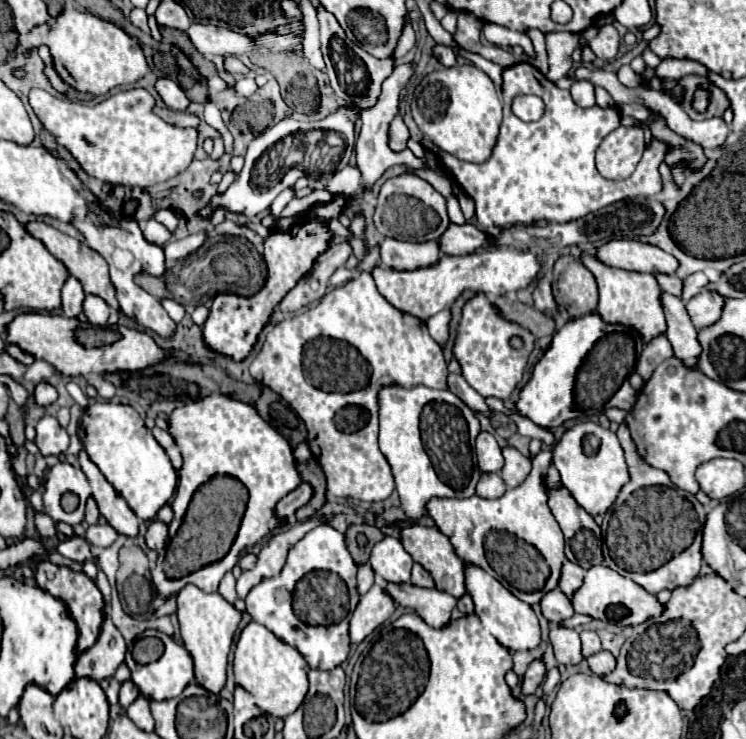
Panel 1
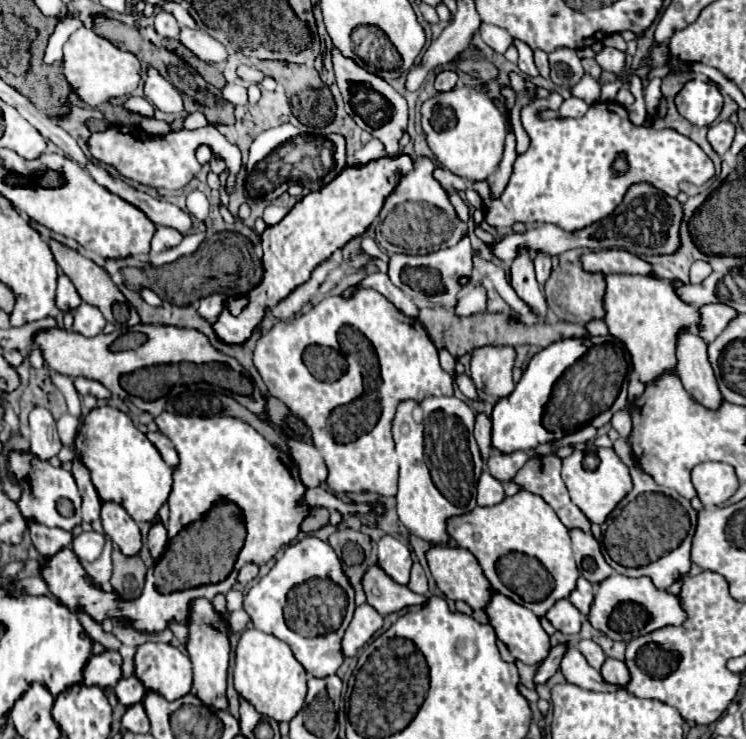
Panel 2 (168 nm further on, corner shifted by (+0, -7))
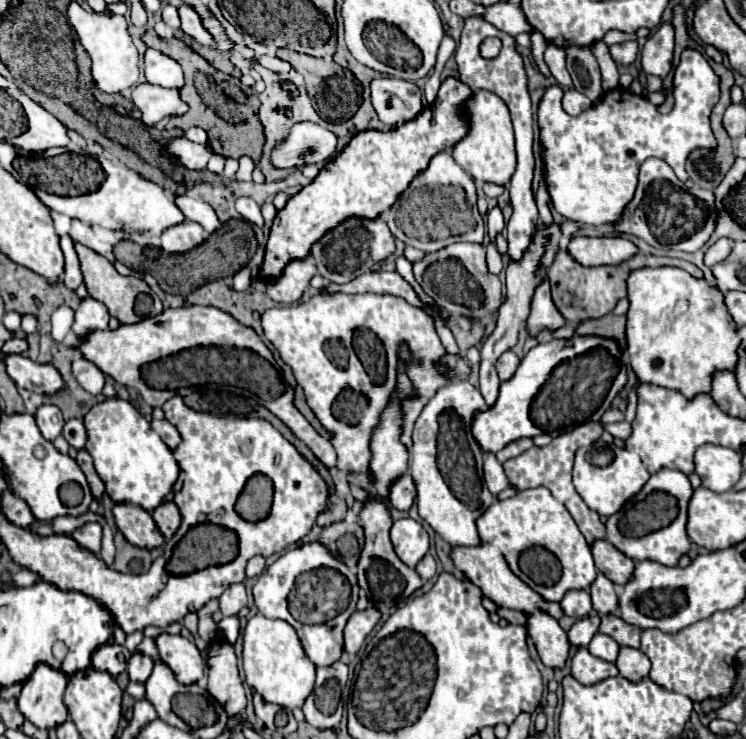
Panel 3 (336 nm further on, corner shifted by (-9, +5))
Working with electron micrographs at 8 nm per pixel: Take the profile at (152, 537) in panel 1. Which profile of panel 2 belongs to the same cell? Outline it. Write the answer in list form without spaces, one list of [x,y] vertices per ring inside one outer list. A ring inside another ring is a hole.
[[[155,522],[153,526],[151,526],[151,530],[149,530],[149,536],[147,536],[147,546],[149,546],[149,552],[151,552],[151,556],[157,560],[161,554],[163,554],[163,550],[165,550],[165,546],[167,546],[167,530],[165,530],[165,526],[161,524],[161,522]]]

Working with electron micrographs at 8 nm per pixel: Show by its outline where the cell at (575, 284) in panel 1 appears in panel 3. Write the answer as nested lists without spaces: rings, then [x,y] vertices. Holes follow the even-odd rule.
[[[558,250],[554,264],[548,270],[548,280],[552,286],[552,298],[556,308],[562,312],[562,316],[578,324],[580,320],[586,318],[600,318],[604,314],[610,314],[620,298],[626,296],[626,278],[632,270],[644,268],[644,266],[674,266],[674,260],[668,258],[658,258],[658,256],[648,256],[648,254],[636,254],[630,260],[618,264],[618,266],[598,266],[598,268],[586,268],[578,264],[568,250]]]

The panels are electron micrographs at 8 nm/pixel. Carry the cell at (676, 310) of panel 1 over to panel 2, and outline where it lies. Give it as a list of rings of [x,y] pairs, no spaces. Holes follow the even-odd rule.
[[[685,330],[679,336],[677,360],[677,374],[687,394],[705,408],[719,408],[719,404],[725,400],[719,392],[713,368],[709,364],[707,344],[701,336],[697,336],[695,330]]]

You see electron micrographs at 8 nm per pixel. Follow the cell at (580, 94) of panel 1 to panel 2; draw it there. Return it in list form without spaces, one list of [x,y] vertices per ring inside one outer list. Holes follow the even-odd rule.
[[[569,96],[561,104],[561,108],[555,112],[555,118],[579,118],[579,116],[583,116],[587,112],[587,108],[589,108],[589,104],[585,104],[583,100]]]

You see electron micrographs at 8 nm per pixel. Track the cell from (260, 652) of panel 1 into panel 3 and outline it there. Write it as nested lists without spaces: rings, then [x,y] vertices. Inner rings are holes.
[[[256,614],[248,620],[244,628],[244,674],[248,686],[252,686],[266,702],[300,708],[314,688],[316,668],[306,656],[296,630],[282,620],[270,620],[262,614]]]

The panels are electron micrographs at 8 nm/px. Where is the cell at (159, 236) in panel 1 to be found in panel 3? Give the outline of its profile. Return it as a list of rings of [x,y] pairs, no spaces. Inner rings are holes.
[[[184,220],[162,232],[164,252],[188,252],[200,242],[204,242],[204,228],[192,220]]]

